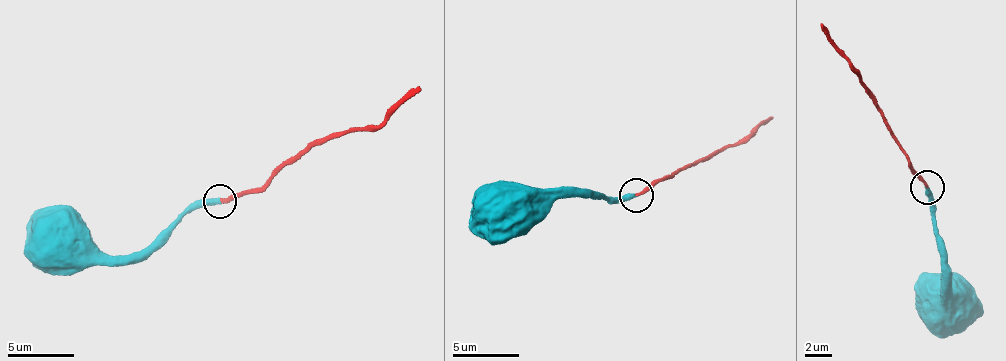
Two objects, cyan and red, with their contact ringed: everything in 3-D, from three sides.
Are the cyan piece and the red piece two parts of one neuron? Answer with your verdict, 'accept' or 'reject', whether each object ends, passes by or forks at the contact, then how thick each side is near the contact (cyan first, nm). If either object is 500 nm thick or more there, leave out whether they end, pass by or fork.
accept; cyan ends; red ends; calibres 380 and 240 nm

